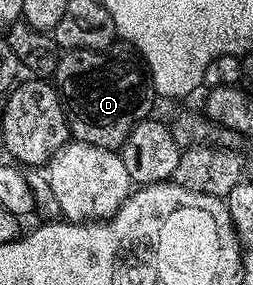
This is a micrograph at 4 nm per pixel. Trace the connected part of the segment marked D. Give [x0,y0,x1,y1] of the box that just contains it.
[53,50,157,151]

